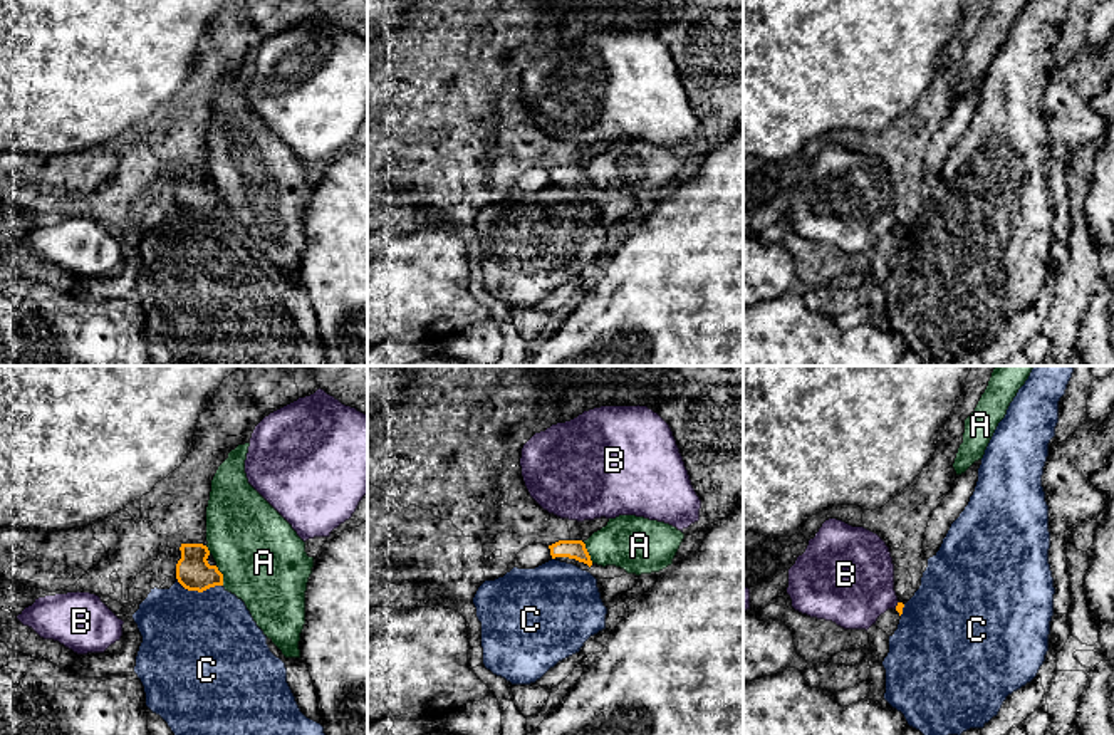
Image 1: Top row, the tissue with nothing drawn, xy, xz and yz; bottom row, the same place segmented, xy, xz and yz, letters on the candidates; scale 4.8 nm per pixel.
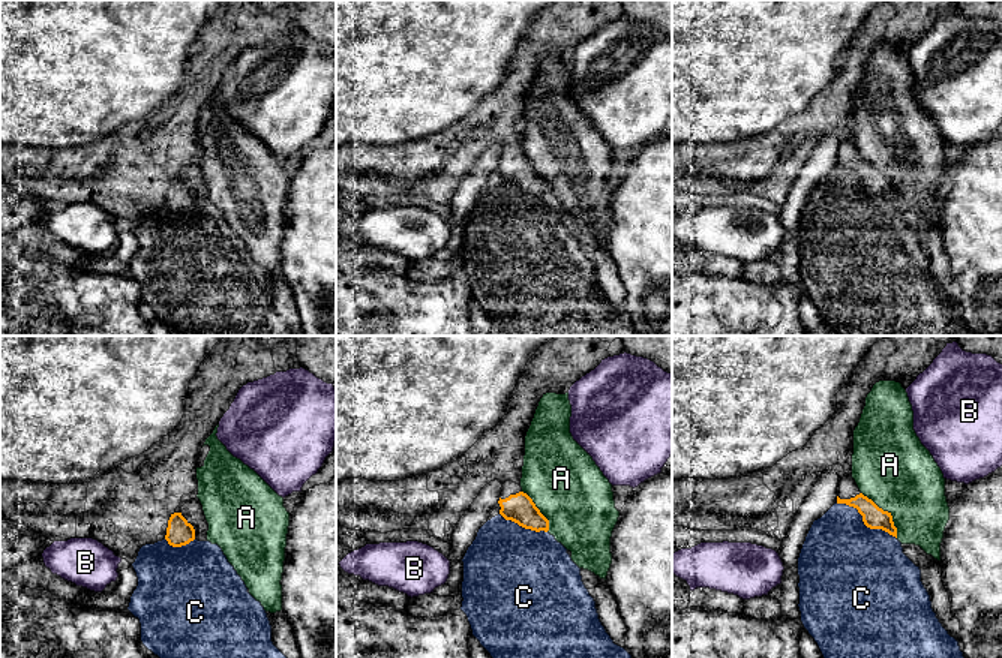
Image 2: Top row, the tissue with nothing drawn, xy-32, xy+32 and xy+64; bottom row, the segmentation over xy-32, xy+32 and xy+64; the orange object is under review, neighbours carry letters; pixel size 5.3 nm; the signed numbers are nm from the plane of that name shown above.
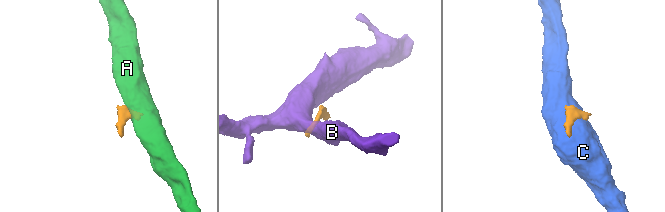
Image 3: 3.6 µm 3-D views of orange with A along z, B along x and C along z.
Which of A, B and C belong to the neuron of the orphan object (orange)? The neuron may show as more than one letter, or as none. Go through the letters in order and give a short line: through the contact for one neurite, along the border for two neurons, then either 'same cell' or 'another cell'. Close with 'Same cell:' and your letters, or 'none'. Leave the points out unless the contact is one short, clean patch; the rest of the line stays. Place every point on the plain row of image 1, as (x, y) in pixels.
A: line xz (583, 166), (593, 187); another cell
B: line yz (898, 225), (895, 232); another cell
C: another cell
Same cell: none

